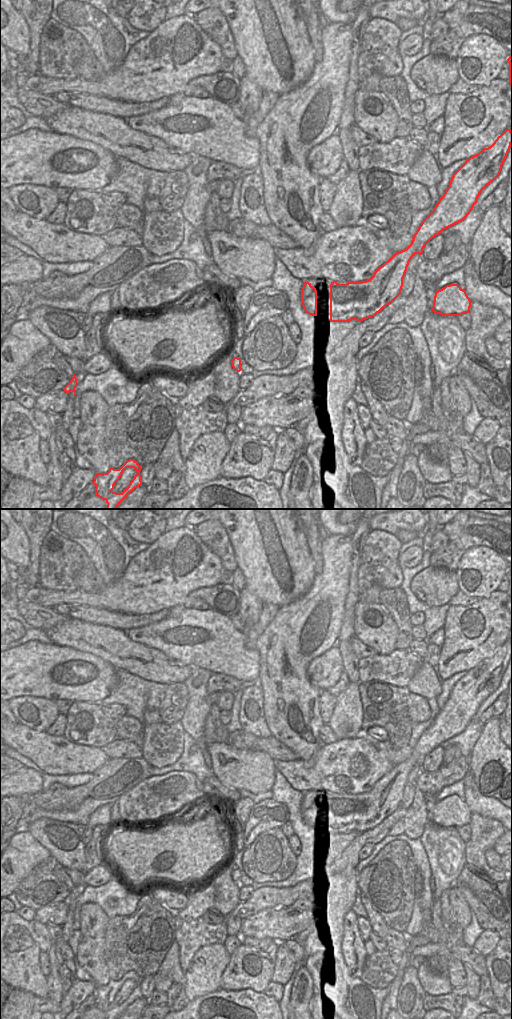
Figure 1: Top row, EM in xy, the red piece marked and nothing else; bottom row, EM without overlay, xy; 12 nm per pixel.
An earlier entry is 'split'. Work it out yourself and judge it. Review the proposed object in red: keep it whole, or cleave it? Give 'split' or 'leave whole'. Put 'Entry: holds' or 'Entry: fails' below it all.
split
Entry: holds

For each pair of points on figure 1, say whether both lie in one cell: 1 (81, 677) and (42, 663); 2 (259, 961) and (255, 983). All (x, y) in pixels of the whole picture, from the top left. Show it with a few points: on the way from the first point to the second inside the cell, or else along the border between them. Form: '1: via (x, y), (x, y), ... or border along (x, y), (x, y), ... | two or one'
1: via (70, 677), (56, 683), (49, 674) | one
2: via (257, 966), (256, 978) | one

